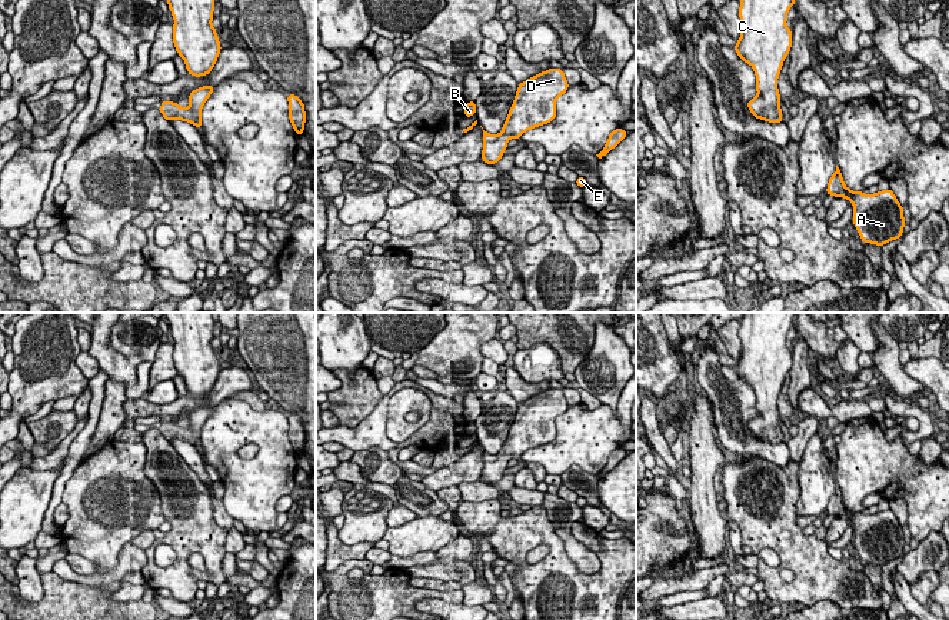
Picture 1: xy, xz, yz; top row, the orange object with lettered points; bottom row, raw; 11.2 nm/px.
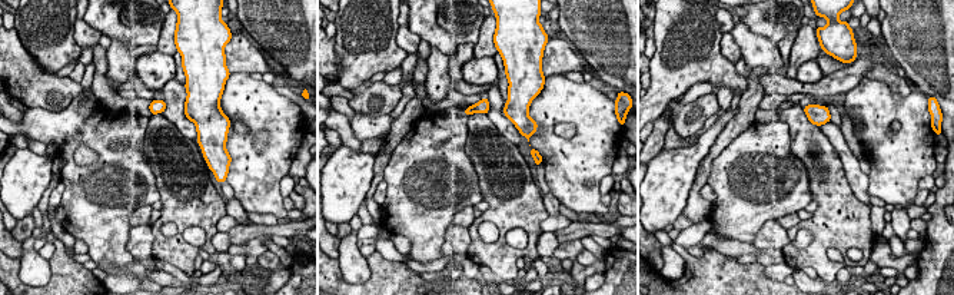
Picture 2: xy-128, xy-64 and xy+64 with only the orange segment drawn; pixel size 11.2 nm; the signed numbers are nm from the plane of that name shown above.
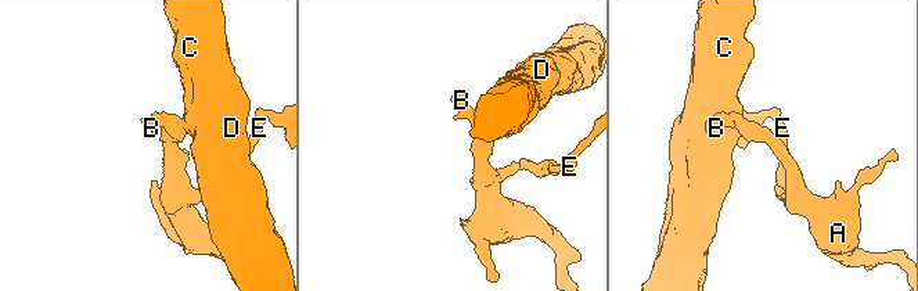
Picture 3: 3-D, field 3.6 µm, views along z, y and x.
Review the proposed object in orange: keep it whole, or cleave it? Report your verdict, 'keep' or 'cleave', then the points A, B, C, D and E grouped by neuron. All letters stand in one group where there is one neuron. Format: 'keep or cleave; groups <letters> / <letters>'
keep; groups A B C D E

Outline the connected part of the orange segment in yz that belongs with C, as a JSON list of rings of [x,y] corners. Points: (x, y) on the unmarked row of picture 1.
[[[745,313],[740,320],[742,353],[733,369],[756,394],[757,416],[747,427],[756,439],[769,443],[782,443],[777,397],[792,367],[786,340],[795,319],[796,313]]]

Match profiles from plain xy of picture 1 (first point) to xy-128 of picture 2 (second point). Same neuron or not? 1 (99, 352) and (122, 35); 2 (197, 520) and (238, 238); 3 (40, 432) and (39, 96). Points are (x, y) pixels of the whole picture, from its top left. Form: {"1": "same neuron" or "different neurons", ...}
{"1": "same neuron", "2": "different neurons", "3": "same neuron"}

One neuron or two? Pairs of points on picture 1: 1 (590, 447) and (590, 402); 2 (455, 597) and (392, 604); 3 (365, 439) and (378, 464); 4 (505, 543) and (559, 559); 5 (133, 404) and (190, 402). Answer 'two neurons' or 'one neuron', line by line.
1: one neuron
2: one neuron
3: two neurons
4: one neuron
5: one neuron

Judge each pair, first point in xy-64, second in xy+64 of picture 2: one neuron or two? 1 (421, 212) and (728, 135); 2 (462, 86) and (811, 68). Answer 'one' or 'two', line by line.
1: two
2: two

